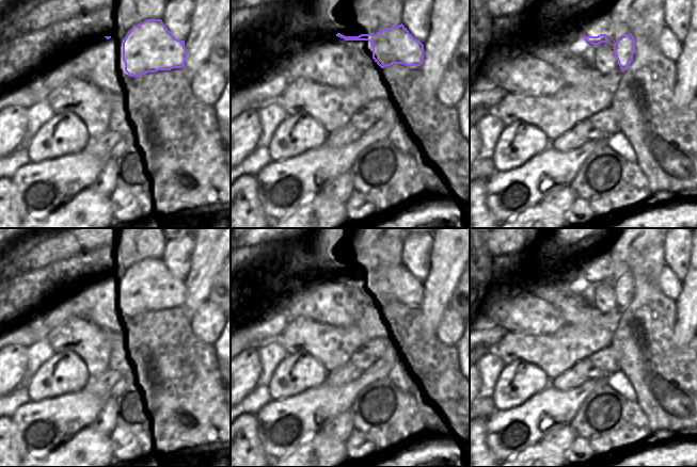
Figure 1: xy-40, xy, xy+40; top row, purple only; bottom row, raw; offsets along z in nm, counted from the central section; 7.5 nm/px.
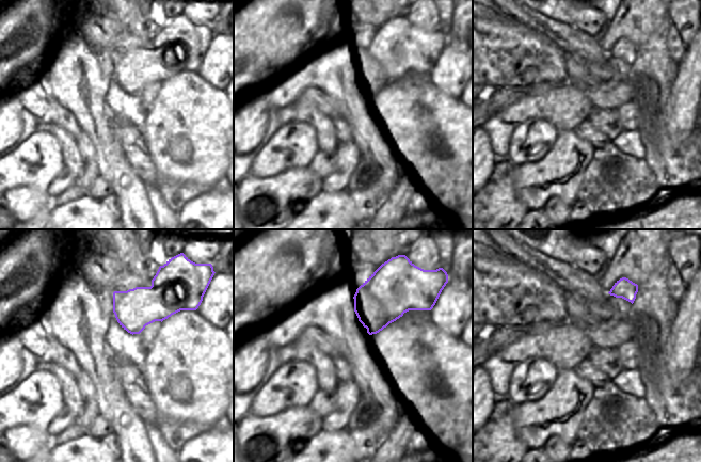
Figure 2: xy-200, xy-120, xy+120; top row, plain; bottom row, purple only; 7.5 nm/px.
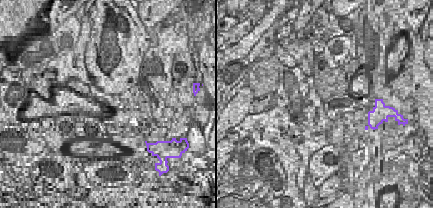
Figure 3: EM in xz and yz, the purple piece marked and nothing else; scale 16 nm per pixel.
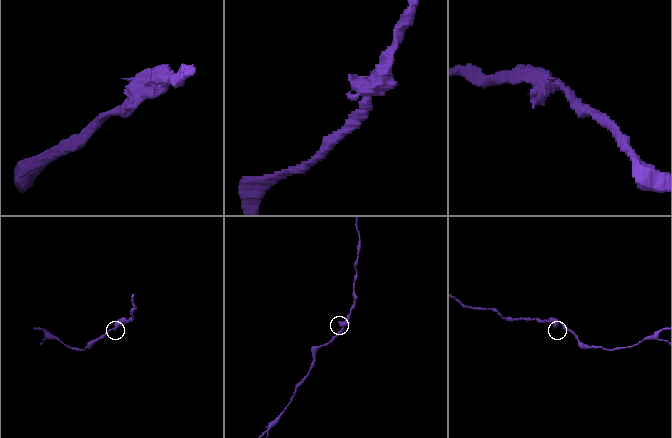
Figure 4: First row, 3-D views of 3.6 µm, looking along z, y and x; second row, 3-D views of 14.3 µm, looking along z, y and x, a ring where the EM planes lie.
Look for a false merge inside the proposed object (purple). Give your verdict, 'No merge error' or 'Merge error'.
No merge error.

